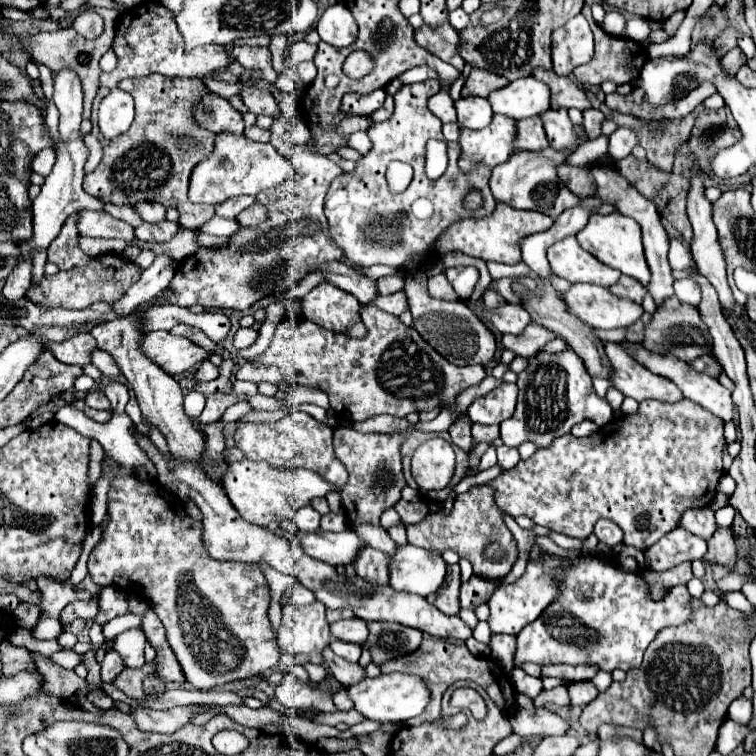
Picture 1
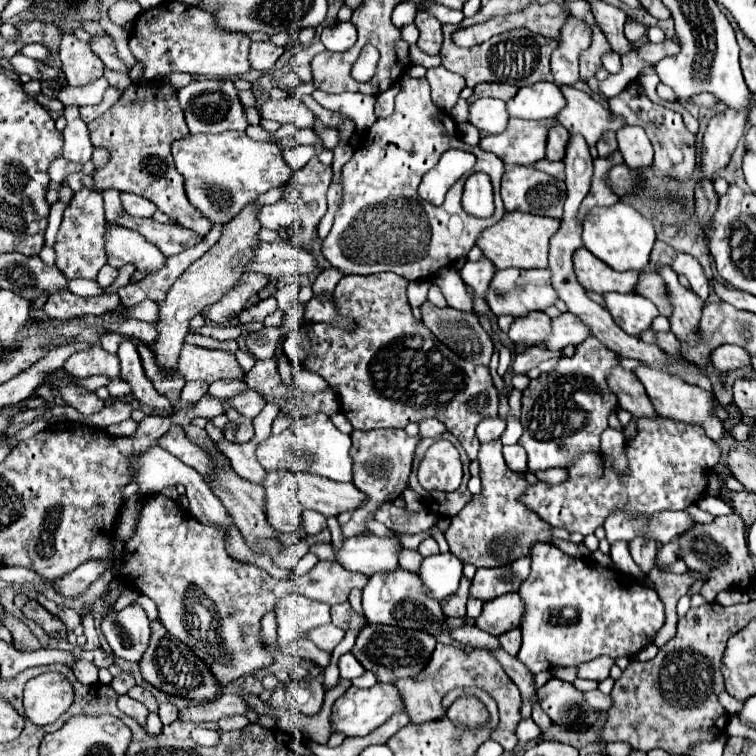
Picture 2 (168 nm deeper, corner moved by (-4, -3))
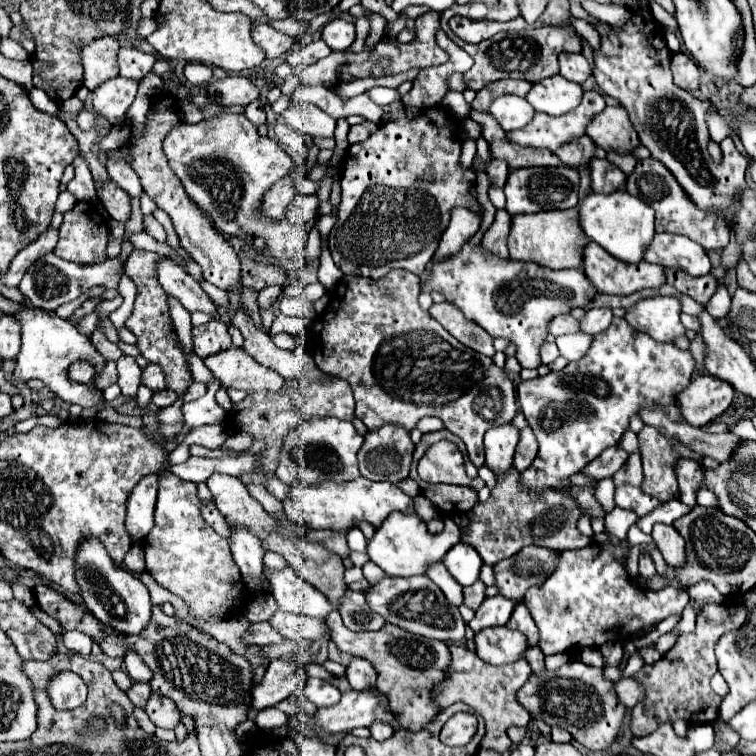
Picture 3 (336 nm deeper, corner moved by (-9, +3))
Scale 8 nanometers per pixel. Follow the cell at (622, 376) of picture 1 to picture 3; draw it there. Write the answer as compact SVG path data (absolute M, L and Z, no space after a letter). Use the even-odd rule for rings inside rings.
M710 374L696 376L690 386L678 396L684 420L692 426L706 426L720 418L734 402L734 388Z

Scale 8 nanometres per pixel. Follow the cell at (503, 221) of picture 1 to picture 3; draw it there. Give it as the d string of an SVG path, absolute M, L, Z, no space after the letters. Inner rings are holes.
M570 208L570 210L550 210L514 216L508 236L508 250L510 258L514 260L536 262L552 270L564 270L564 268L582 268L582 254L588 242L590 238L582 234L582 228L578 224L578 210Z

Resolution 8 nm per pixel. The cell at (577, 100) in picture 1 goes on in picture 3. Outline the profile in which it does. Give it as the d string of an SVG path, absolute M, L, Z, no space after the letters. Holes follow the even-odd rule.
M606 106L604 112L592 120L586 134L606 152L634 154L640 146L638 134L622 106Z

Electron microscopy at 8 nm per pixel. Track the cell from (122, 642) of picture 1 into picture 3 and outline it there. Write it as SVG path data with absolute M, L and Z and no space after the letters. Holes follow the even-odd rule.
M82 538L78 548L80 550L74 558L76 582L78 582L78 588L82 590L82 600L86 608L100 622L106 622L108 626L112 626L114 630L120 630L122 634L140 634L148 626L150 614L152 614L148 588L130 570L116 566L114 560L108 556L106 548L102 548L102 542L98 542L98 538Z

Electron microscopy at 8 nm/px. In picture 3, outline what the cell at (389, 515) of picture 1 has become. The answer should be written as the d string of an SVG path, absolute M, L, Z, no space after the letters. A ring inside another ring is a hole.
M364 476L352 482L344 482L344 484L336 484L336 482L322 482L320 486L298 484L290 488L288 498L284 500L284 510L288 518L292 518L294 522L302 522L310 530L328 528L328 530L338 530L338 532L350 530L358 522L368 522L374 528L378 528L392 512L396 510L406 512L410 508L412 508L412 498L406 496L396 484L372 482Z

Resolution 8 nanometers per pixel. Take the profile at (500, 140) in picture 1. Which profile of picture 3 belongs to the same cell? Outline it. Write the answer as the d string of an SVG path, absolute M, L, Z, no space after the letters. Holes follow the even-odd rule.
M584 92L584 98L580 106L564 116L550 116L550 114L536 114L534 120L522 128L508 132L510 140L522 146L534 146L534 148L548 148L556 152L566 142L572 142L574 138L580 138L586 134L586 126L592 122L592 118L606 108L602 94L598 92Z

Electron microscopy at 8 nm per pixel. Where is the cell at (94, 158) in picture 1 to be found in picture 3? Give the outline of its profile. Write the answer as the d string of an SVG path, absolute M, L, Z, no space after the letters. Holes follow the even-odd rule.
M76 202L76 206L64 214L54 254L70 262L96 264L106 260L106 242L108 222L90 202Z

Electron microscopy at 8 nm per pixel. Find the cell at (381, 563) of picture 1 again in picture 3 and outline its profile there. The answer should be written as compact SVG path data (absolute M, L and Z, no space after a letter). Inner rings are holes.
M386 576L380 584L368 590L366 600L374 612L386 618L386 622L404 628L412 634L442 642L458 642L464 640L466 636L466 622L460 616L458 608L450 608L442 590L428 576L412 576L412 578Z

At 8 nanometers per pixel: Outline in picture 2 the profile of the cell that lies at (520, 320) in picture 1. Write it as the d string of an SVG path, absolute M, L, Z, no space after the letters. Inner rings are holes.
M529 312L529 316L515 318L509 328L509 338L523 344L541 344L551 332L551 318L543 312Z

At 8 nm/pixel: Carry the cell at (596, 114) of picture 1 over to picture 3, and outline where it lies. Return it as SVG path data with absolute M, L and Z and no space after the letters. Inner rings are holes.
M608 152L608 160L614 164L614 166L618 166L626 176L634 170L634 166L636 166L636 158L634 156L630 156L630 154L616 154L616 152Z

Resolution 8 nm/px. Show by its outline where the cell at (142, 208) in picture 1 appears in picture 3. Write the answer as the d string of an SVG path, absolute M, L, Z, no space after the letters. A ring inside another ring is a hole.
M106 158L106 170L108 170L108 176L120 186L124 188L130 196L138 198L142 194L142 186L140 186L140 180L136 176L136 172L132 170L132 166L124 160L114 160L114 158Z

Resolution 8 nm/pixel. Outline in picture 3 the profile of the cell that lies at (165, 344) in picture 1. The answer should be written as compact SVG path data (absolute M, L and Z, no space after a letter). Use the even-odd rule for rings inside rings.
M230 348L226 352L208 356L204 364L222 382L222 386L244 390L246 394L254 394L258 390L280 392L286 386L284 378L254 362L254 358L250 358L242 348Z

